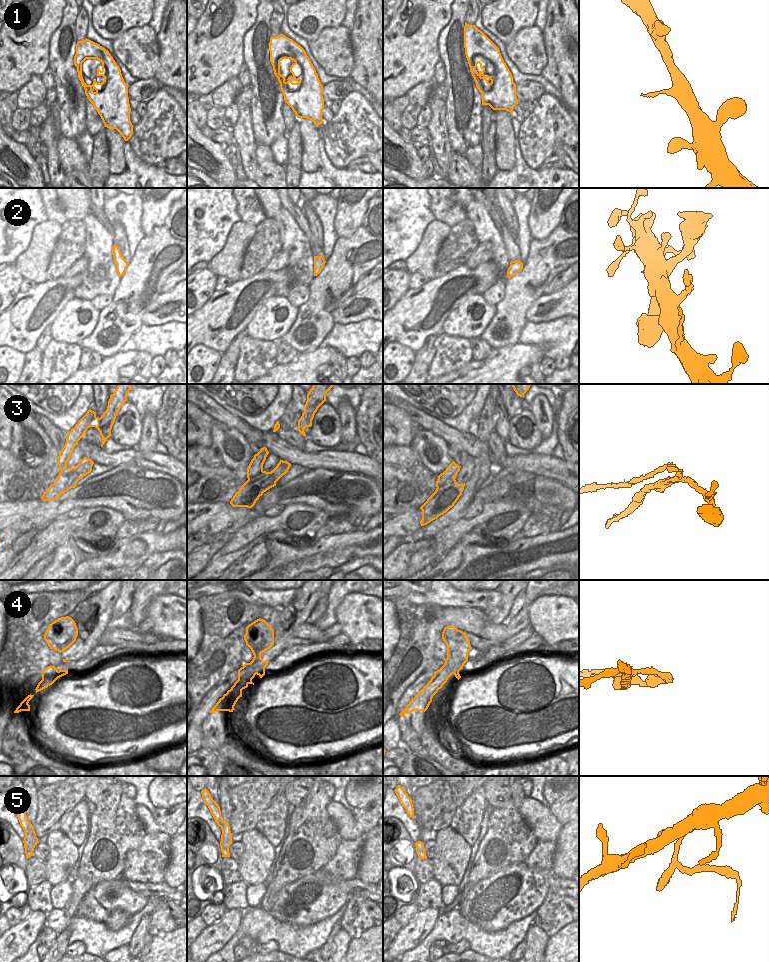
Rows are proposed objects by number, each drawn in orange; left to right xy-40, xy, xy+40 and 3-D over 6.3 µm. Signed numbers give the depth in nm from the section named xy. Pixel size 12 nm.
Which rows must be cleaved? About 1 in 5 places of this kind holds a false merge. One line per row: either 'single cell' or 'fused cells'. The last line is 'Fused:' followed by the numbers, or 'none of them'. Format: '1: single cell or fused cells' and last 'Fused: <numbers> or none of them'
1: single cell
2: single cell
3: fused cells
4: fused cells
5: fused cells
Fused: 3, 4, 5

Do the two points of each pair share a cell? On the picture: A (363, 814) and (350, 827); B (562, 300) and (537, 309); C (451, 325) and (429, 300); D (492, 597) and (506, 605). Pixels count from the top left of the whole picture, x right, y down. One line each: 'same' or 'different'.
A: different
B: same
C: different
D: different

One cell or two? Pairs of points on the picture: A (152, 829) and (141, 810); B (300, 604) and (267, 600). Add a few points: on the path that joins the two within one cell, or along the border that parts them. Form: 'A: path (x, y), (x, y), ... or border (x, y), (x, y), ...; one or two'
A: path (149, 824), (144, 815); one
B: border (298, 590), (295, 597), (283, 607); two

